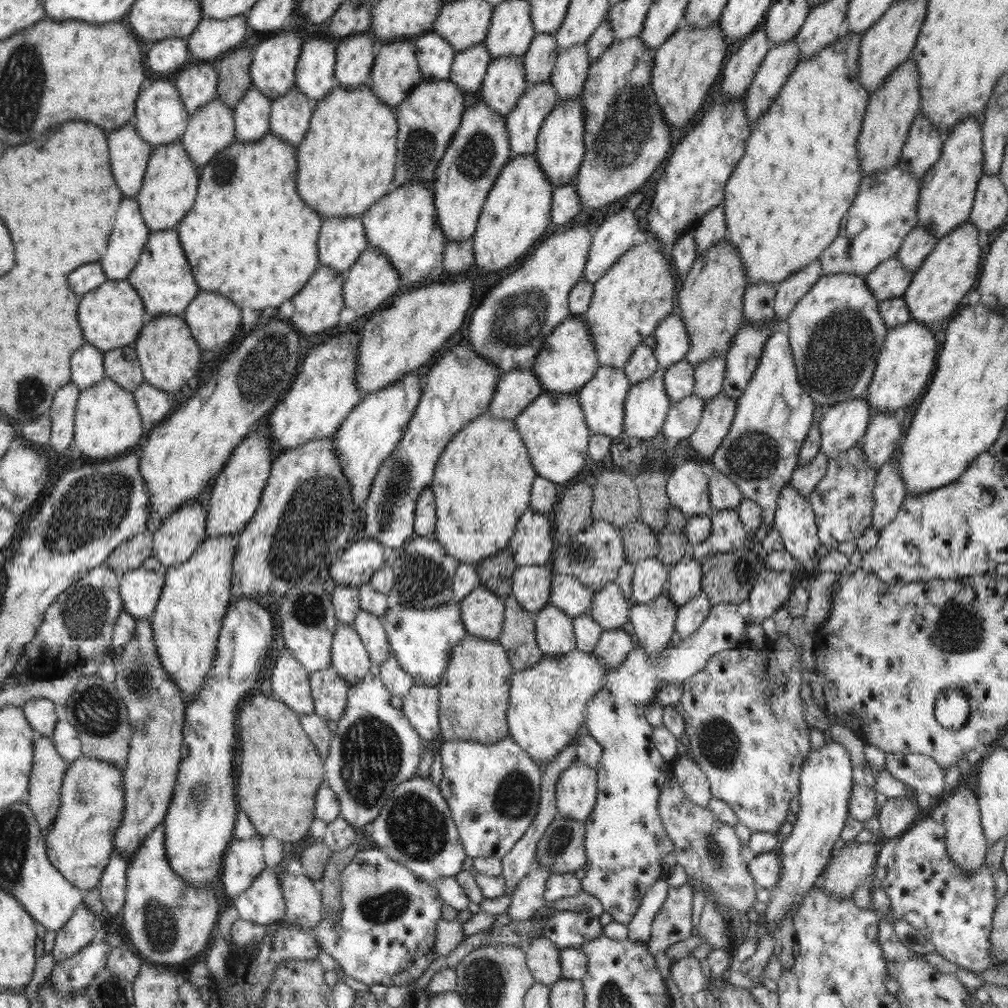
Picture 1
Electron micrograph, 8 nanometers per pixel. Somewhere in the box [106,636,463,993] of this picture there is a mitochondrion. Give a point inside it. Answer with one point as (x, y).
(371, 753)

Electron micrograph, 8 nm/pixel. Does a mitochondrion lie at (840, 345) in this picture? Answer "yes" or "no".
yes

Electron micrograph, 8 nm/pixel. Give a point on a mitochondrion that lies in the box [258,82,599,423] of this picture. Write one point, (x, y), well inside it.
(517, 321)

